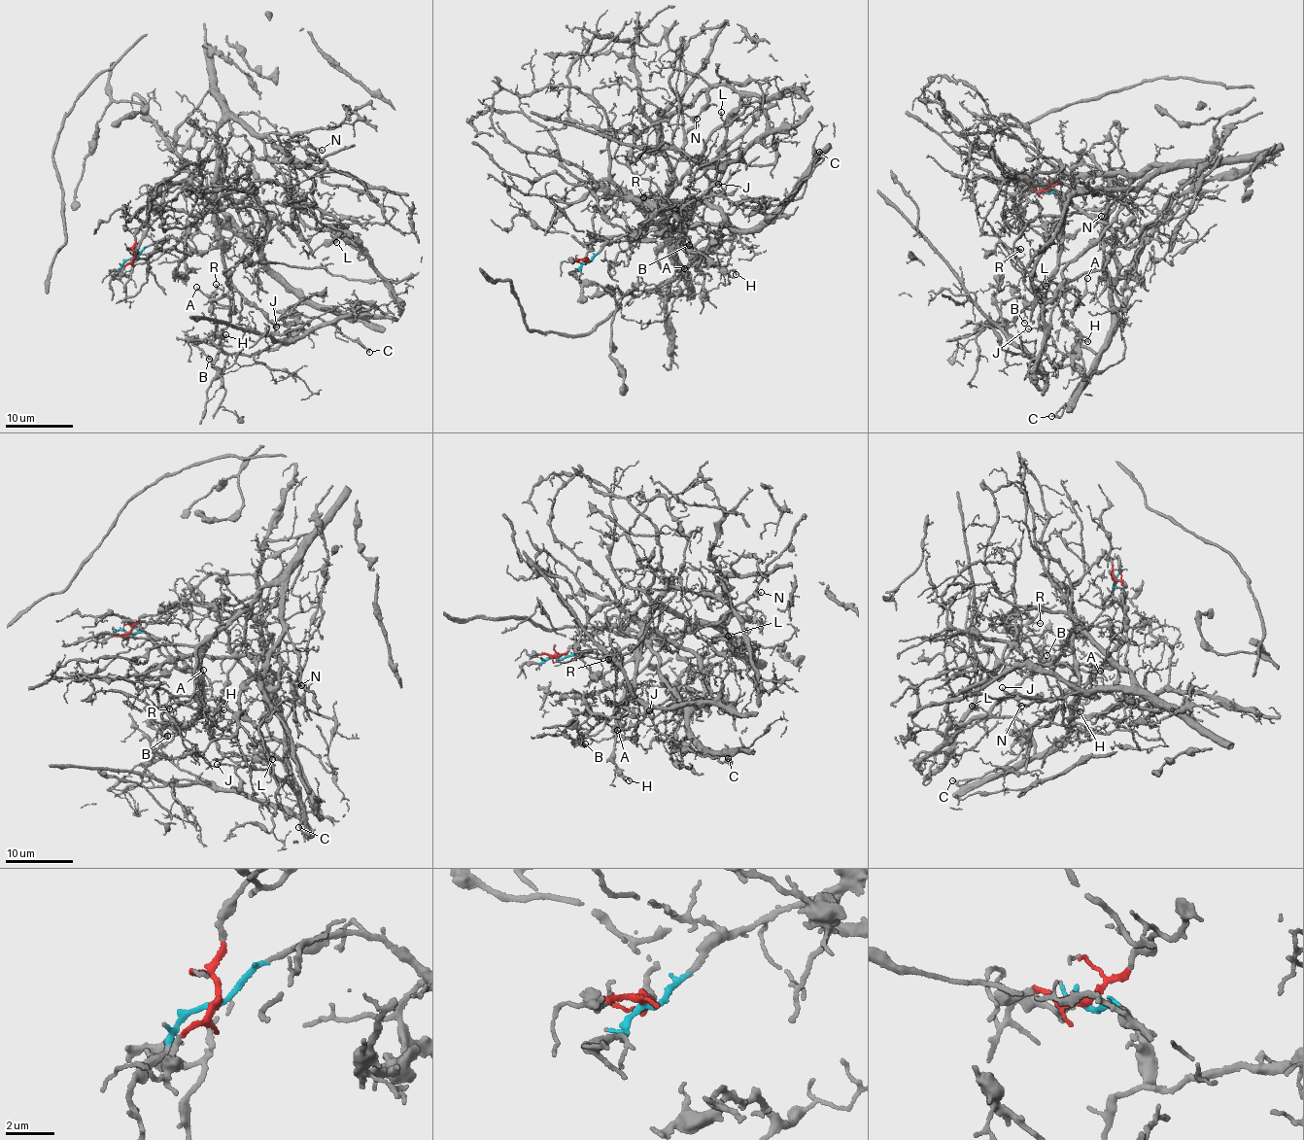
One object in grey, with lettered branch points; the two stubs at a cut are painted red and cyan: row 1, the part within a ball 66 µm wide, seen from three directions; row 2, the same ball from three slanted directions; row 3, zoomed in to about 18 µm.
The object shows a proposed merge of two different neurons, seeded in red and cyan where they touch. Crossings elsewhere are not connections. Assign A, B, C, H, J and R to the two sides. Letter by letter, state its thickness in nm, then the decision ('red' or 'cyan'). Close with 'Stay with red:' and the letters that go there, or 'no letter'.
A: 150 nm | cyan
B: 130 nm | cyan
C: 180 nm | cyan
H: 140 nm | cyan
J: 140 nm | cyan
R: 120 nm | cyan
Stay with red: no letter

